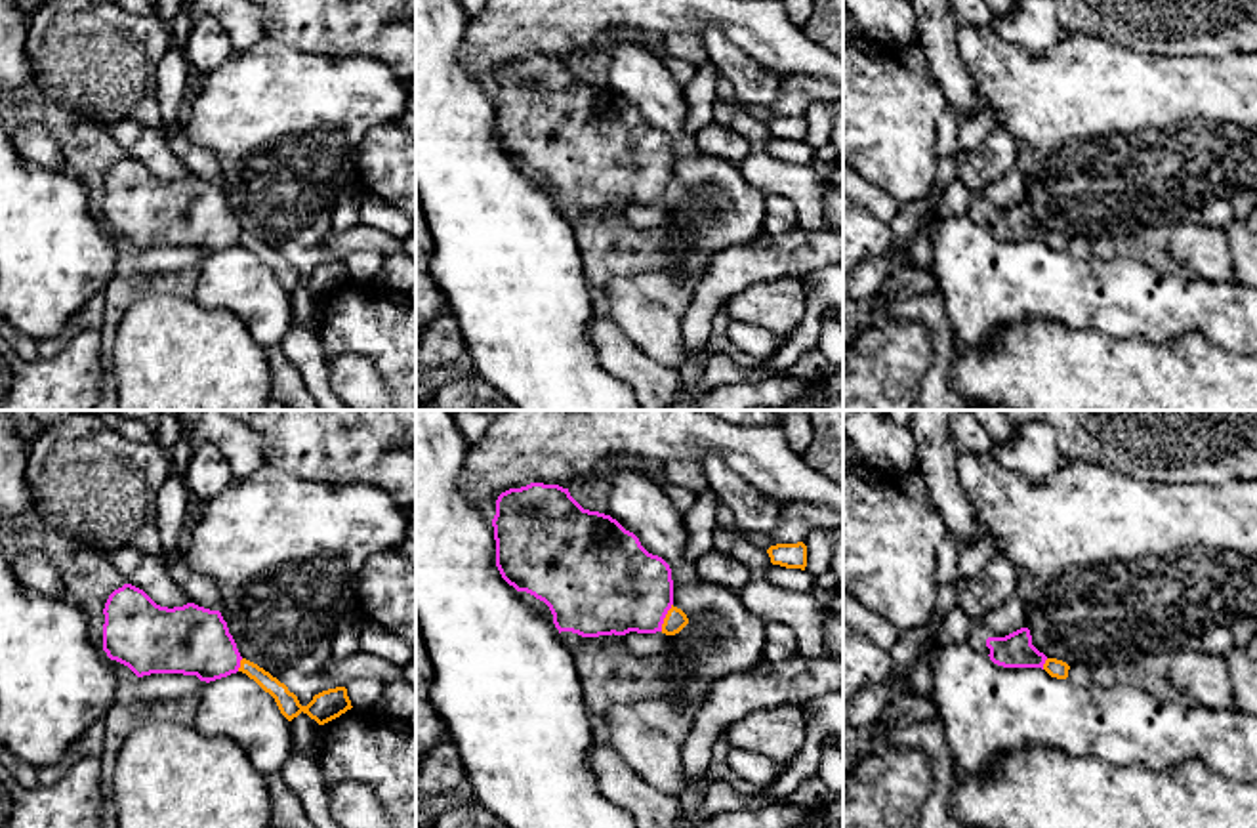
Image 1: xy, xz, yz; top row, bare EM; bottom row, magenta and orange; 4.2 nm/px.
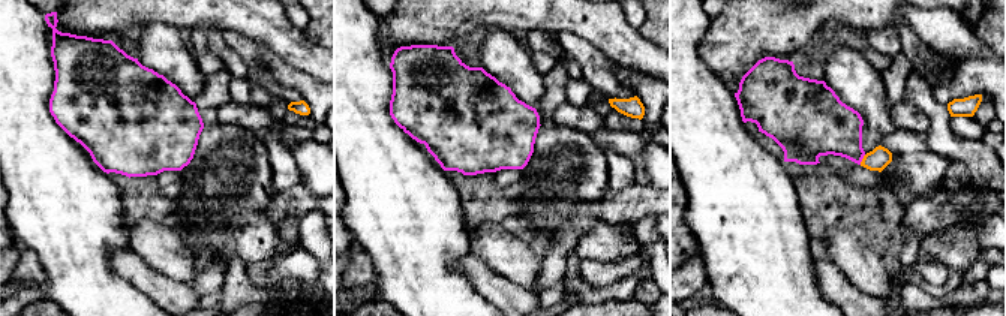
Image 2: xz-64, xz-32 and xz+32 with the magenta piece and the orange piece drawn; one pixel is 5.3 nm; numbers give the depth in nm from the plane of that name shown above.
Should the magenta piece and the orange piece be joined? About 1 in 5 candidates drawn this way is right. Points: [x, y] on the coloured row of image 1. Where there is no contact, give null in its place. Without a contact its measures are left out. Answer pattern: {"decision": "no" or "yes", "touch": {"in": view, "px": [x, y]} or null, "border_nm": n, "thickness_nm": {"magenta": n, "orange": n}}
{"decision": "no", "touch": {"in": "xz", "px": [664, 617]}, "border_nm": 130, "thickness_nm": {"magenta": 400, "orange": 90}}

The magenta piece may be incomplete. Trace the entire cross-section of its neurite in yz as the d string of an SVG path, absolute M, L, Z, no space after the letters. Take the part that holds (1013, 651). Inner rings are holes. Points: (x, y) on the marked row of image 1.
M1020 628L1005 637L988 637L986 647L990 649L990 660L1003 668L1041 668L1047 660L1032 645L1032 635L1028 628Z

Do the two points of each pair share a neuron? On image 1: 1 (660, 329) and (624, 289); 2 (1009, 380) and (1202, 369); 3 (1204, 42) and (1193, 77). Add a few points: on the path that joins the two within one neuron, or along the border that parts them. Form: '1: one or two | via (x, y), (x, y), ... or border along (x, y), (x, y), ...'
1: one | via (651, 319), (630, 298)
2: one | via (1057, 380), (1154, 380)
3: two | border along (1236, 50), (1225, 56), (1154, 56)

